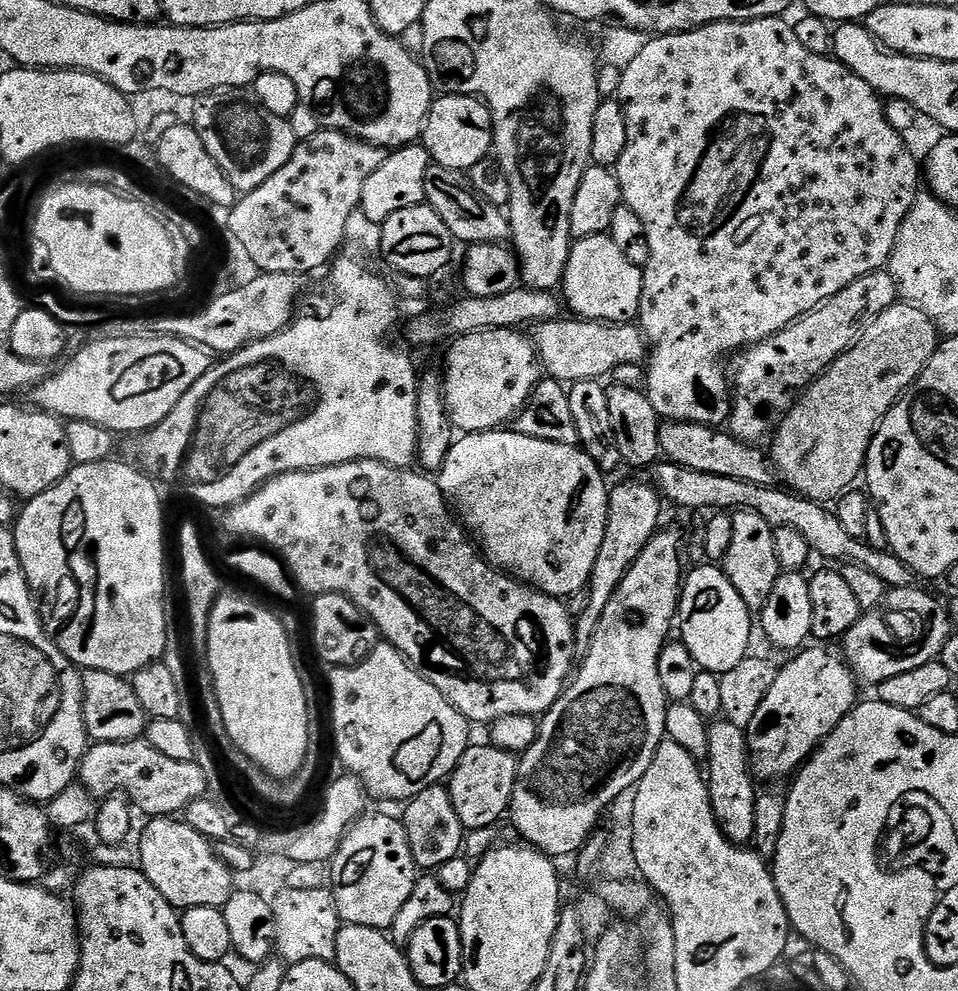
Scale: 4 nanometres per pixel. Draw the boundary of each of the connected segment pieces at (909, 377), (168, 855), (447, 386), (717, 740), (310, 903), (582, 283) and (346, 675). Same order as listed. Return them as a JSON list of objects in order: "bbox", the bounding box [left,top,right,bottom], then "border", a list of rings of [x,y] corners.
[{"bbox":[770,302,938,502],"border":[[[907,302],[891,304],[886,310],[882,310],[882,314],[878,314],[873,318],[873,320],[868,323],[867,328],[861,332],[859,340],[857,340],[851,348],[846,349],[846,351],[840,355],[810,387],[805,388],[804,391],[801,392],[799,400],[792,405],[791,410],[784,415],[784,419],[777,424],[775,433],[770,440],[770,443],[772,443],[772,448],[770,447],[770,459],[772,463],[775,464],[777,473],[782,477],[782,480],[785,480],[783,483],[787,485],[791,491],[801,496],[807,496],[808,499],[817,502],[835,501],[837,498],[843,496],[845,492],[849,491],[849,489],[855,485],[852,483],[854,483],[855,480],[859,481],[861,479],[864,463],[866,462],[868,451],[870,450],[870,442],[874,438],[876,429],[879,428],[882,421],[884,421],[886,413],[900,401],[901,394],[916,381],[918,374],[922,374],[926,362],[930,362],[930,358],[936,352],[937,343],[938,333],[936,330],[936,323],[934,323],[921,308],[915,308],[915,306]]]},{"bbox":[138,816,234,910],"border":[[[154,816],[147,823],[148,825],[140,832],[138,867],[150,882],[150,886],[154,886],[154,890],[158,890],[158,894],[162,894],[162,898],[166,898],[166,902],[170,902],[170,906],[177,910],[197,908],[198,906],[210,906],[223,910],[228,897],[234,891],[234,885],[232,885],[234,874],[224,865],[222,858],[216,853],[213,841],[198,834],[198,830],[194,830],[180,818]]]},{"bbox":[442,328,542,433],"border":[[[491,328],[490,330],[482,330],[481,332],[471,332],[465,336],[457,336],[451,341],[452,349],[448,352],[448,369],[443,369],[442,379],[444,381],[444,406],[448,413],[448,418],[452,422],[453,429],[459,430],[461,433],[469,432],[491,432],[500,430],[505,427],[507,422],[515,421],[516,415],[526,406],[526,402],[530,398],[530,394],[535,390],[537,384],[542,379],[542,365],[540,363],[540,355],[536,352],[536,346],[532,343],[527,335],[523,336],[523,331],[515,328]]]},{"bbox":[706,718,758,846],"border":[[[725,718],[713,719],[708,725],[706,779],[714,818],[724,837],[737,846],[751,845],[754,841],[754,802],[758,795],[758,784],[748,764],[745,729],[734,726],[733,722]]]},{"bbox":[271,887,342,966],"border":[[[281,887],[279,891],[271,899],[275,918],[277,955],[290,966],[310,960],[328,963],[335,961],[337,934],[340,933],[342,921],[331,889],[323,887],[314,890],[290,890]]]},{"bbox":[562,236,644,324],"border":[[[591,236],[575,241],[568,255],[566,270],[562,281],[563,303],[573,317],[581,320],[603,320],[605,324],[630,324],[639,317],[640,299],[642,298],[642,282],[644,273],[641,268],[634,266],[618,246],[614,246],[611,236]]]},{"bbox":[328,642,470,802],"border":[[[387,642],[377,643],[371,654],[366,659],[361,660],[359,664],[336,666],[329,672],[332,672],[328,676],[328,684],[332,687],[332,732],[336,735],[336,752],[340,755],[341,762],[348,767],[345,769],[351,775],[357,776],[364,784],[369,797],[376,799],[377,796],[380,800],[407,802],[412,797],[422,794],[422,790],[426,790],[430,785],[447,781],[451,777],[453,770],[458,766],[458,762],[462,758],[462,754],[470,747],[470,739],[468,740],[470,722],[433,684],[426,682],[426,678],[422,678],[422,674],[417,672],[404,659],[404,655],[397,648],[392,647]]]}]

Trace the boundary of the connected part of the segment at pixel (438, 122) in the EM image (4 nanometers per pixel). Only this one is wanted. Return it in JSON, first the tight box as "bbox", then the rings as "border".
{"bbox":[422,94,493,173],"border":[[[440,94],[424,119],[422,143],[432,164],[467,173],[493,151],[492,112],[476,94]]]}

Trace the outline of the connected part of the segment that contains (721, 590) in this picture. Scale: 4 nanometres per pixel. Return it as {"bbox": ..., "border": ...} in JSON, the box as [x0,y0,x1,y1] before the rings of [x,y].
{"bbox":[678,562,754,678],"border":[[[704,562],[701,568],[696,568],[687,573],[682,581],[680,589],[680,606],[678,609],[678,633],[679,639],[690,650],[694,658],[697,669],[704,669],[713,672],[721,678],[728,671],[733,670],[740,662],[750,656],[748,647],[752,644],[752,624],[754,628],[754,614],[742,602],[738,595],[738,590],[730,582],[730,578],[724,576],[723,567],[717,566],[712,562]]]}

